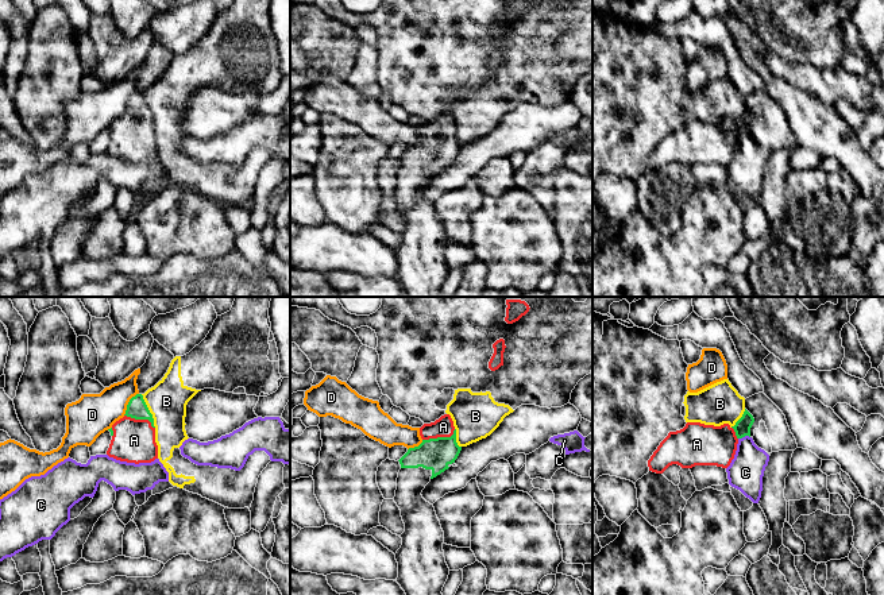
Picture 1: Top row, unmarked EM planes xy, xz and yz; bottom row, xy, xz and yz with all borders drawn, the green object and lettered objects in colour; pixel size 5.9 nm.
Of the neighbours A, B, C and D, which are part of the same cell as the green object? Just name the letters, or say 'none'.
A

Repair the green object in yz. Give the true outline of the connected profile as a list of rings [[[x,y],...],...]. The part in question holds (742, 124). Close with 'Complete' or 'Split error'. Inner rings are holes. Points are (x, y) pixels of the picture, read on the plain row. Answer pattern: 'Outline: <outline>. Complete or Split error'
Outline: [[[746,107],[734,124],[687,120],[683,127],[669,130],[660,140],[648,158],[649,169],[663,171],[672,162],[682,166],[695,163],[727,166],[734,157],[738,138],[750,135],[753,120],[754,116]]]. Split error

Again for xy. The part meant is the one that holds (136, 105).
Outline: [[[142,92],[130,97],[124,115],[108,128],[112,134],[109,155],[135,162],[158,157],[154,116]]]. Split error

